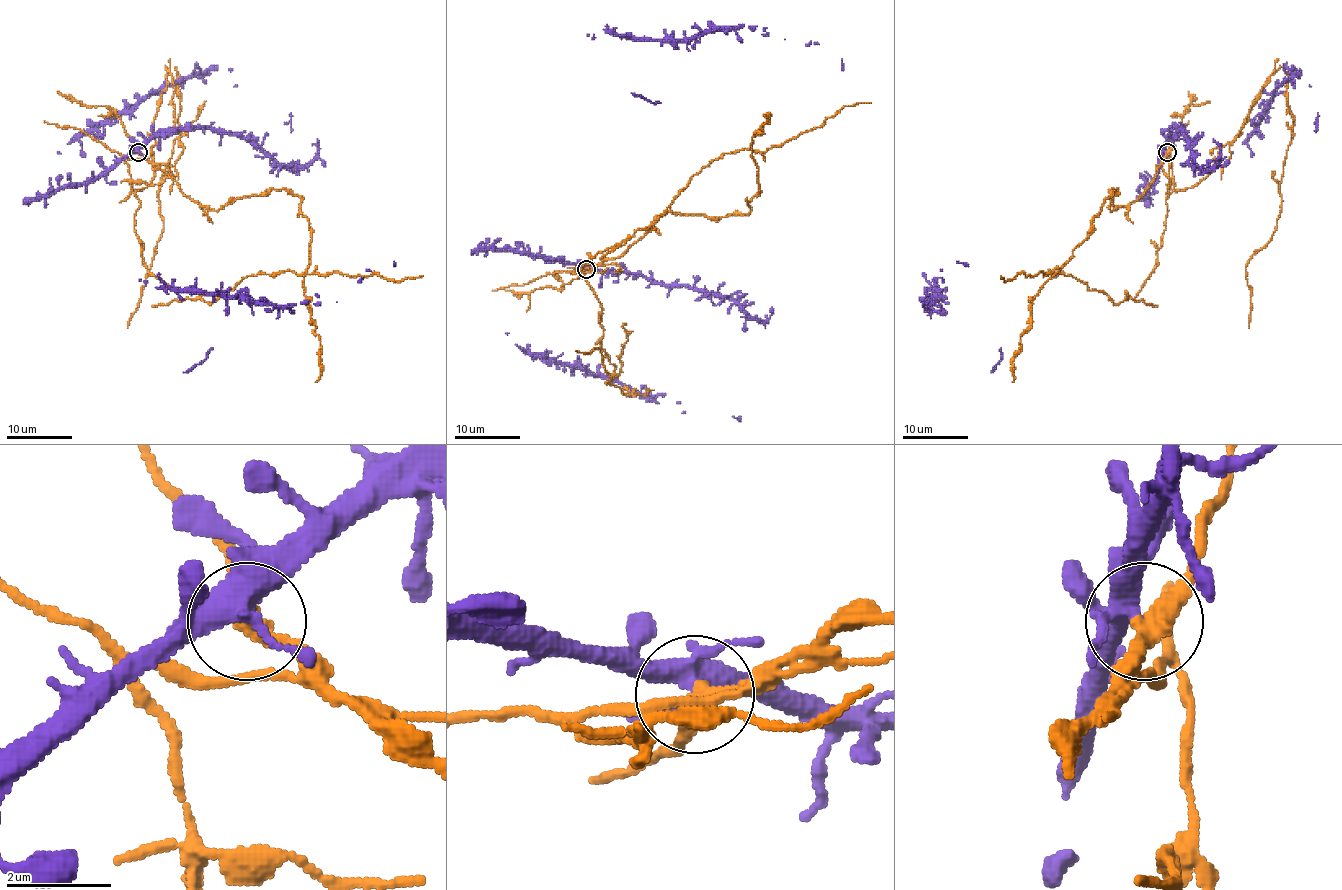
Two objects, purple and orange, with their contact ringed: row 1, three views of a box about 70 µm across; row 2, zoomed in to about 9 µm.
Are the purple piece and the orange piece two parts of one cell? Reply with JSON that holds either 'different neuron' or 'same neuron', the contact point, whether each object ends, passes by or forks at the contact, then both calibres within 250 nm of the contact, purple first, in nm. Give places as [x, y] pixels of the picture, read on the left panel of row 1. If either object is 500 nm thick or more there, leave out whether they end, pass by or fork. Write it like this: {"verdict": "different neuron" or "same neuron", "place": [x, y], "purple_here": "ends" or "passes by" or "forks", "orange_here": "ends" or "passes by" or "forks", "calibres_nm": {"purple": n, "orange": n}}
{"verdict": "different neuron", "place": [138, 152], "purple_here": "forks", "orange_here": "passes by", "calibres_nm": {"purple": 360, "orange": 360}}

